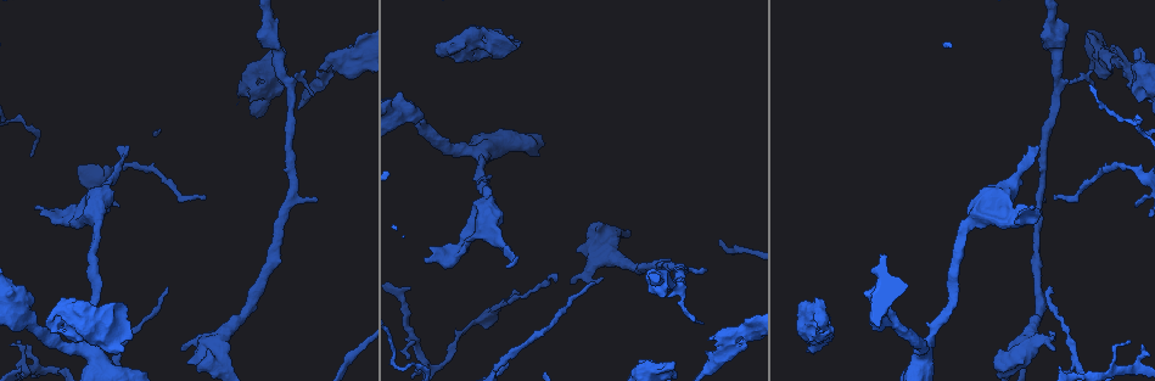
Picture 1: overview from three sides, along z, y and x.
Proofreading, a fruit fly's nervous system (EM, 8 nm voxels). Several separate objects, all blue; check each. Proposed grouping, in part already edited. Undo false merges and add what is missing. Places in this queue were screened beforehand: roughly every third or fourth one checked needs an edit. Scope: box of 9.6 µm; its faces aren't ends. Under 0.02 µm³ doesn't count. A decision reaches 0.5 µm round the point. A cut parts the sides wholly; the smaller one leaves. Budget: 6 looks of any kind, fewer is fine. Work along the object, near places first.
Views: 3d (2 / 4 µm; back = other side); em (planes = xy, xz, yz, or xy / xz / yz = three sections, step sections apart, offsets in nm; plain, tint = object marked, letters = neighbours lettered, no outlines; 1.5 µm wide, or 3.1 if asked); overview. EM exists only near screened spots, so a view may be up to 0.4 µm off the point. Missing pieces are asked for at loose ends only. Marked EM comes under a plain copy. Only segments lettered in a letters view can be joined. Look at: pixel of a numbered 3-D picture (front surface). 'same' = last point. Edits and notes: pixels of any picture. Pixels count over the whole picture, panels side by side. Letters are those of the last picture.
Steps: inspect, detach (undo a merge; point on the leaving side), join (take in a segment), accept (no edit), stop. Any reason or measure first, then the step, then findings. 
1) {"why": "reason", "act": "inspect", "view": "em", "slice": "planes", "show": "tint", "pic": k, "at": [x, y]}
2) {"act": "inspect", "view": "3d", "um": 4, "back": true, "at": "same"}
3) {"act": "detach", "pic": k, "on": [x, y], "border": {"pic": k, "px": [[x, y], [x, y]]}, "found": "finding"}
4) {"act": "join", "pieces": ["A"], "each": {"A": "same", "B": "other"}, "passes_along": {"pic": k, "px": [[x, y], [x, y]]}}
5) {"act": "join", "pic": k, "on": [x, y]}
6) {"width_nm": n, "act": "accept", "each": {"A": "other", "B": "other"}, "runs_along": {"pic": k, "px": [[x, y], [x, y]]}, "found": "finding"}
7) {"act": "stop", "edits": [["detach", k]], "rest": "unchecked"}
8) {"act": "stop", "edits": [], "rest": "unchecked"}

{"why": "an open end", "act": "inspect", "view": "em", "slice": "planes", "show": "letters", "pic": 1, "at": [1037, 147]}

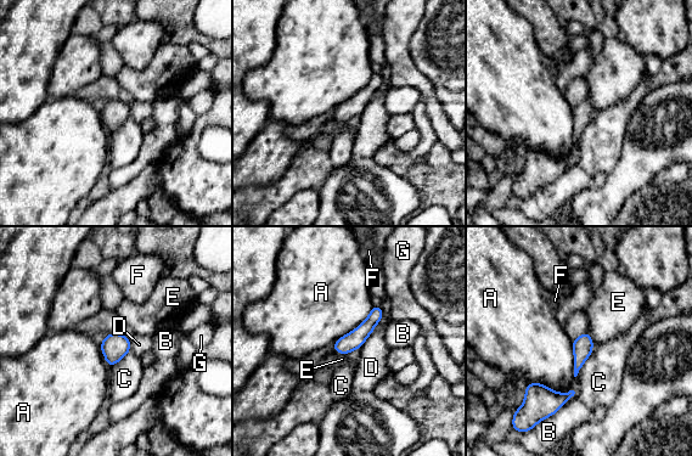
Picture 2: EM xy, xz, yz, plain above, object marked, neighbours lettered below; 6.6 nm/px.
{"width_nm": 120, "act": "join", "pieces": ["E"], "each": {"A": "other", "B": "other", "C": "other", "D": "other", "E": "same", "F": "other", "G": "other"}, "found": "it goes on there"}

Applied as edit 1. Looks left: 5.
{"act": "inspect", "view": "overview"}

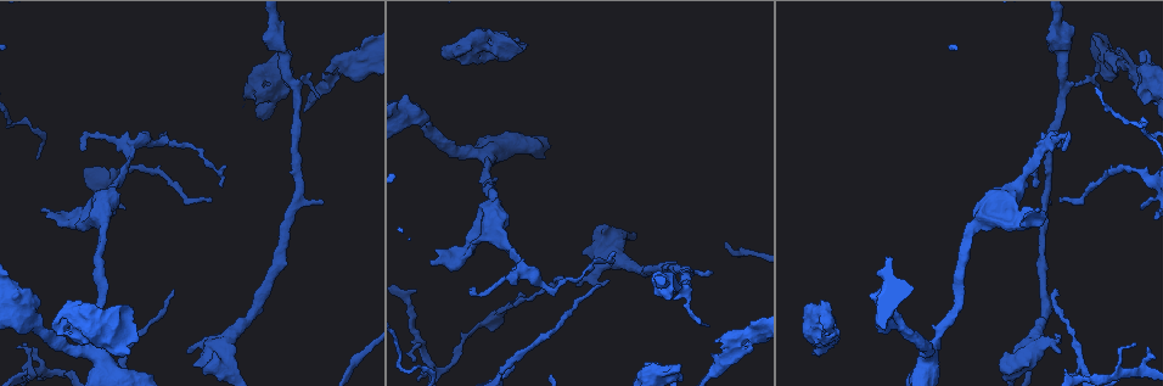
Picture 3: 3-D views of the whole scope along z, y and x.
{"why": "tapers out", "act": "inspect", "view": "em", "slice": "xy", "step": 4, "show": "letters", "pic": 3, "at": [174, 290]}

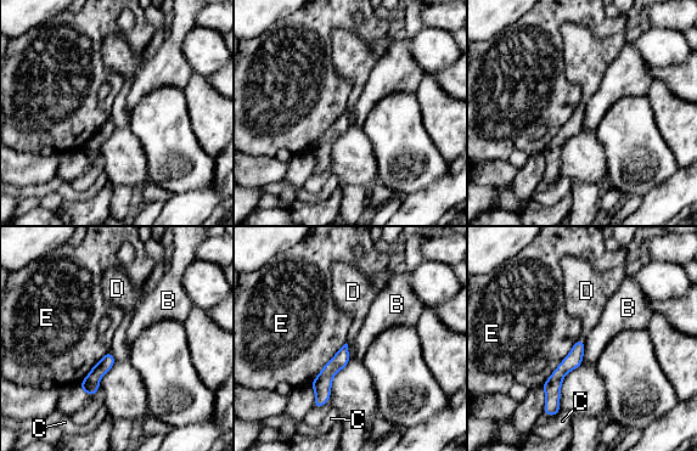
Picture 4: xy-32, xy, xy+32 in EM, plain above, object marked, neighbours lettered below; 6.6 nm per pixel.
{"longest_contact_nm": ["E", 420], "act": "accept", "each": {"B": "other", "C": "other", "D": "other", "E": "other"}, "border": {"pic": 4, "px": [[346, 342], [350, 359]]}, "found": "none of them fits"}

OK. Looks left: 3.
{"act": "inspect", "view": "em", "slice": "xz", "step": 4, "show": "tint", "pic": 3, "at": [711, 273]}

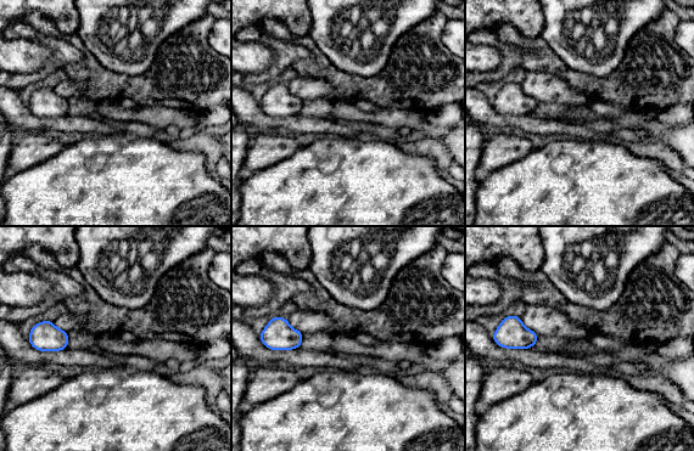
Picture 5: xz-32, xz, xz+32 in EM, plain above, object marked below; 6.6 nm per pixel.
{"why": "cut it another way", "act": "inspect", "view": "em", "slice": "planes", "show": "letters", "at": "same"}

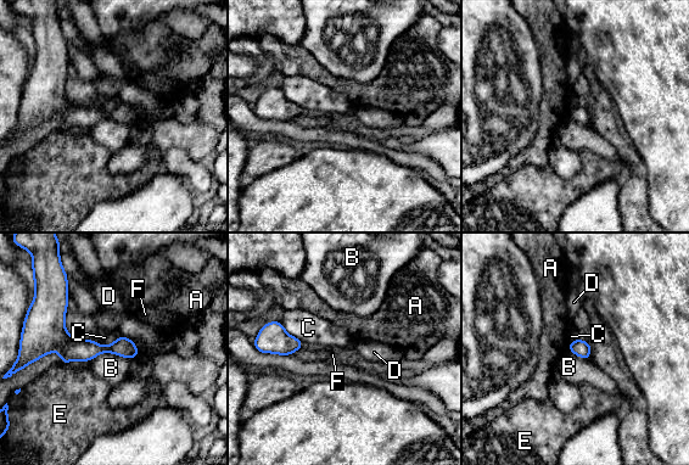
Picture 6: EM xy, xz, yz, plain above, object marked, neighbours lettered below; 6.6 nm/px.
{"act": "accept", "each": {"A": "other", "B": "other", "C": "other", "D": "other", "E": "other", "F": "other"}, "runs_along": {"pic": 6, "px": [[59, 343], [68, 348], [134, 352]]}, "found": "no lettered segment goes on from it"}

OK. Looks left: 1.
{"act": "stop", "edits": [["join", 2]], "rest": "unchecked"}

